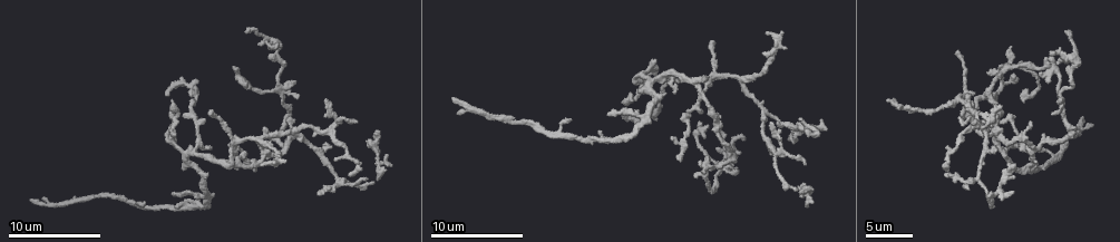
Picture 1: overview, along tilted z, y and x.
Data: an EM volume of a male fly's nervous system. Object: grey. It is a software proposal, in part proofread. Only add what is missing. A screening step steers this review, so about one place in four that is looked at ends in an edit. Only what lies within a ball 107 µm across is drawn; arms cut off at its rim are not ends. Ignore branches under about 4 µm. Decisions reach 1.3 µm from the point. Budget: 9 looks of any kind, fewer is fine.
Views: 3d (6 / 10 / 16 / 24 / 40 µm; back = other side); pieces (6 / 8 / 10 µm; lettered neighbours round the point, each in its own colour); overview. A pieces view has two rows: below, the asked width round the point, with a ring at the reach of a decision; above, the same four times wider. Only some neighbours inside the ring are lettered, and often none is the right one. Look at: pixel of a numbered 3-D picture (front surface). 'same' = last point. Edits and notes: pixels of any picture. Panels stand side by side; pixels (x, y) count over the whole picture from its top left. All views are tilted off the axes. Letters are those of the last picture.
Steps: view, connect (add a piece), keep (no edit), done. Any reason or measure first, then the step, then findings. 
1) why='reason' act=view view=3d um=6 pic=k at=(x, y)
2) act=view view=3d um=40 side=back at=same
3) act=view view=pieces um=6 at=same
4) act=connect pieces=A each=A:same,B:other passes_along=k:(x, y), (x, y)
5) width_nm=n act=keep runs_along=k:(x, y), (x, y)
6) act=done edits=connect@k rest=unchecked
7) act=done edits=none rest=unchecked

why='an open end' act=view view=pieces um=6 pic=1 at=(742, 138)

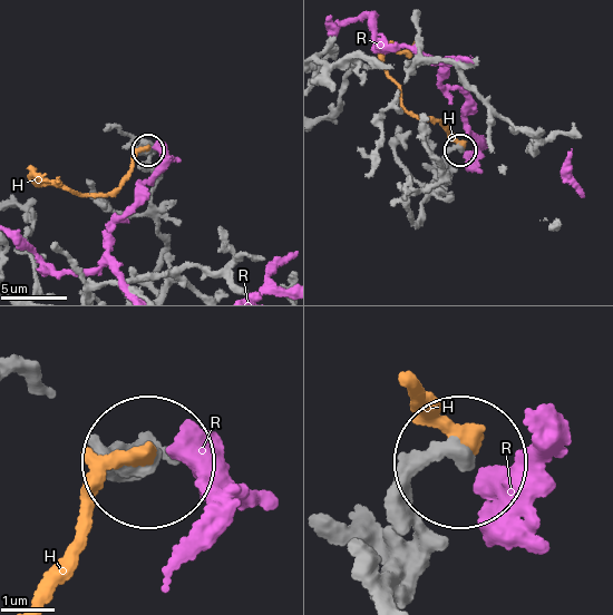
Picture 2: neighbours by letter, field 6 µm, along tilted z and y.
act=keep each=H:other,R:other runs_along=2:(155, 286), (164, 240), (148, 150) found='none of them fits'

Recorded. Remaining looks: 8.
act=view view=3d um=10 pic=1 at=(1053, 112)

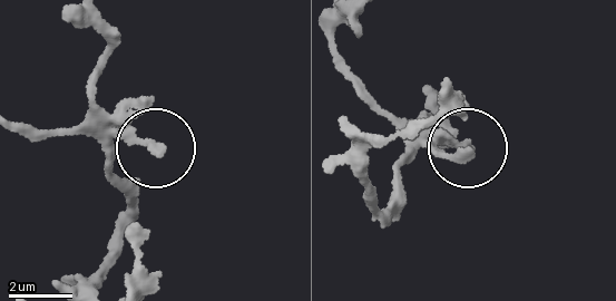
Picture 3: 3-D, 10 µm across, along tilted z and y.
act=view view=pieces um=6 pic=3 at=(465, 153)

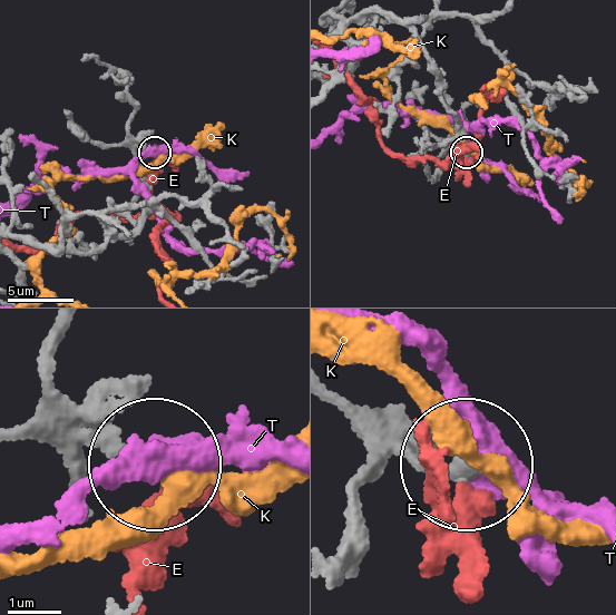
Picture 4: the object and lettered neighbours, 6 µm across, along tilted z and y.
act=keep each=E:other,K:other,T:other found='no lettered piece goes on from it'

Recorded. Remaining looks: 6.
why='branch stops here' act=view view=pieces um=6 pic=1 at=(678, 159)

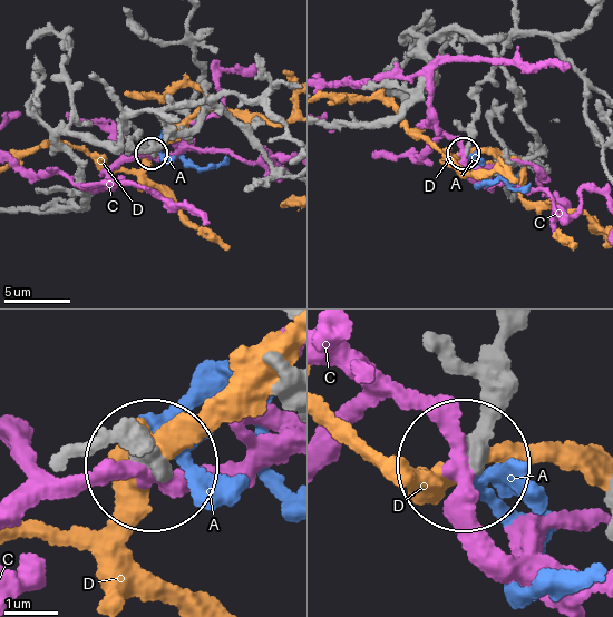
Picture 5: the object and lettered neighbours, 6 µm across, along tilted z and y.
act=keep each=A:other,C:other,D:other runs_along=5:(495, 335), (465, 461) found='no lettered piece goes on from it'

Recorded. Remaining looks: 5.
why='free end' act=view view=pieces um=6 pic=1 at=(612, 114)

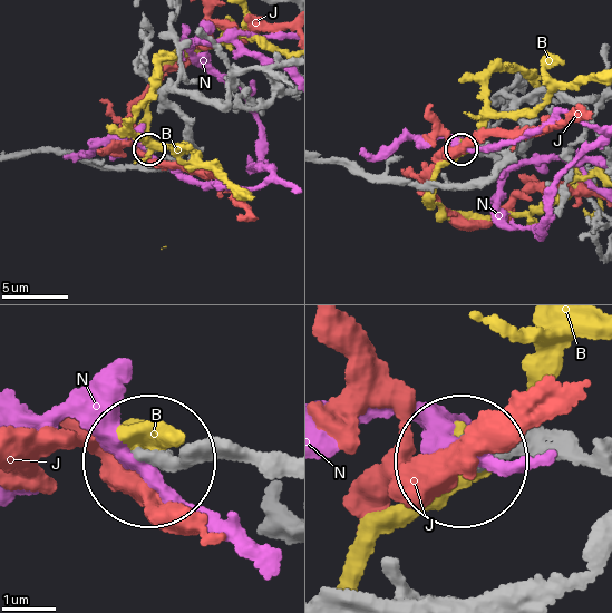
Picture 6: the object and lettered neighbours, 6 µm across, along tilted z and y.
width_nm=280 act=keep each=B:other,J:other,N:other found='none of them fits'

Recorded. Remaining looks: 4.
act=done edits=none rest=unchecked

